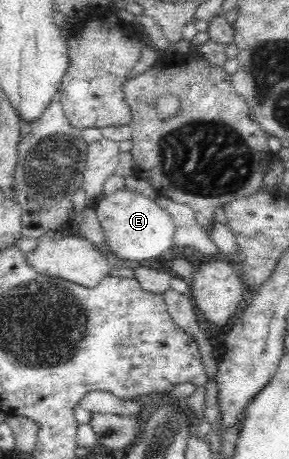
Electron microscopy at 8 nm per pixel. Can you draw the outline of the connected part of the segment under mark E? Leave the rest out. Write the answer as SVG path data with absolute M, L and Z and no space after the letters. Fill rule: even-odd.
M122 189L100 196L93 206L103 226L107 246L104 250L112 259L129 259L145 264L147 261L163 259L172 250L175 222L164 207L159 206L153 193L142 194L137 190Z

